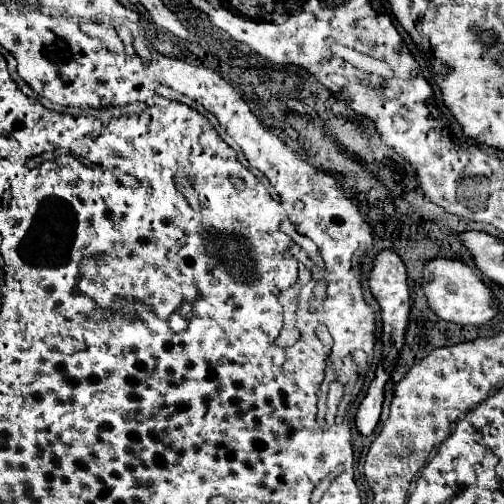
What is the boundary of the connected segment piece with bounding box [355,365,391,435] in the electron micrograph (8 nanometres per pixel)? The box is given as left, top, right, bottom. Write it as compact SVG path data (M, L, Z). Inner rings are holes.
M379 365L375 372L375 378L369 385L357 413L355 413L355 425L361 435L371 435L380 421L382 404L384 402L384 387L390 380L390 374Z

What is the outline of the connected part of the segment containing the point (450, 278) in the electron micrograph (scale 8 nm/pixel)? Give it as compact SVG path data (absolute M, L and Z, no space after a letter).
M429 259L423 267L423 281L421 289L427 297L429 309L443 321L451 321L457 325L483 325L491 321L497 311L499 303L493 299L491 289L481 281L481 277L465 263L453 259Z

